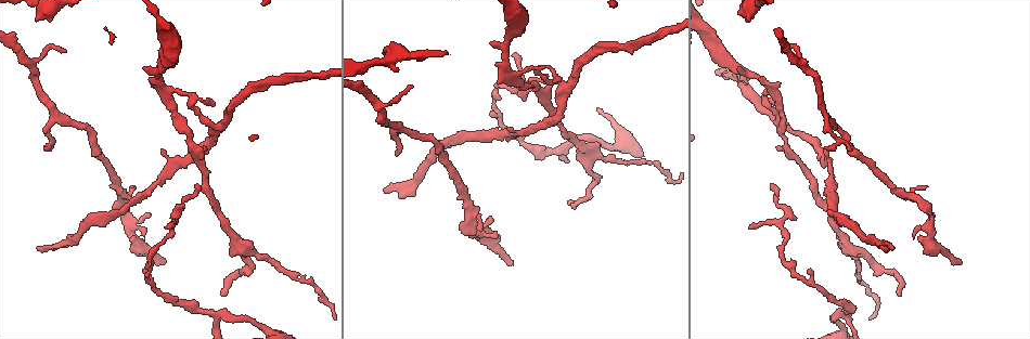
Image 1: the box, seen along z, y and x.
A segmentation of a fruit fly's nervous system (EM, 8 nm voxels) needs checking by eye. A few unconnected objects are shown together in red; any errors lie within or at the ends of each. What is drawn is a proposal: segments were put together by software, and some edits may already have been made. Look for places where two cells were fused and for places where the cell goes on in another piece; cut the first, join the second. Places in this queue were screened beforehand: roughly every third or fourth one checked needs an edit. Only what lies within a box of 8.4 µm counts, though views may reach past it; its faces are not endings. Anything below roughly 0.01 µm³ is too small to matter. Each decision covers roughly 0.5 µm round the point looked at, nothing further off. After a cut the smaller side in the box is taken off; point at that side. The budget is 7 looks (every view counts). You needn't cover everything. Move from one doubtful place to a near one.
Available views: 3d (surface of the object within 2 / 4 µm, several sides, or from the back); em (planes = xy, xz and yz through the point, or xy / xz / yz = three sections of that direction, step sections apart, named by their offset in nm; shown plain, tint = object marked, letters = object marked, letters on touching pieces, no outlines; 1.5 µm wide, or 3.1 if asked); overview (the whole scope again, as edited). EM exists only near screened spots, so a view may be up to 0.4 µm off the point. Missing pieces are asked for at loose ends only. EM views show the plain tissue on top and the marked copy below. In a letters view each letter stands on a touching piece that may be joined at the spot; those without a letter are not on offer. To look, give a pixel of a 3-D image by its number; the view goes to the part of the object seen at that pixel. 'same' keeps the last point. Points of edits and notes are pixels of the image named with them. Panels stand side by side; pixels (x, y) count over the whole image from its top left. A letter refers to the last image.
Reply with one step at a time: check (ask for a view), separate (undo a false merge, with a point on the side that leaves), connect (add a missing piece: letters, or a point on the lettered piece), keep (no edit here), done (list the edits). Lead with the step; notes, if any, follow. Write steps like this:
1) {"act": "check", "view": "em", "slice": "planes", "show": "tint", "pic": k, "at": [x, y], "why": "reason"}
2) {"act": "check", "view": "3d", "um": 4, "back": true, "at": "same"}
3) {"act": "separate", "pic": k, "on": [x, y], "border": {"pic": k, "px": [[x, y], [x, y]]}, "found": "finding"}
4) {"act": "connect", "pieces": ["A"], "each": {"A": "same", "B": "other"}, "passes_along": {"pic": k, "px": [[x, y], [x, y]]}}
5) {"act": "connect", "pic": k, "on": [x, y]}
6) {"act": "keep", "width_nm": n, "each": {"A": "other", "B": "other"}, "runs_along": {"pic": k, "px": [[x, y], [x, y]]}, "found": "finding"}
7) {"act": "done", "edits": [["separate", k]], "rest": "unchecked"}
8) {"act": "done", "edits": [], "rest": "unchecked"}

{"act": "check", "view": "em", "slice": "xy", "step": 8, "show": "tint", "pic": 1, "at": [167, 172], "why": "narrows sharply"}

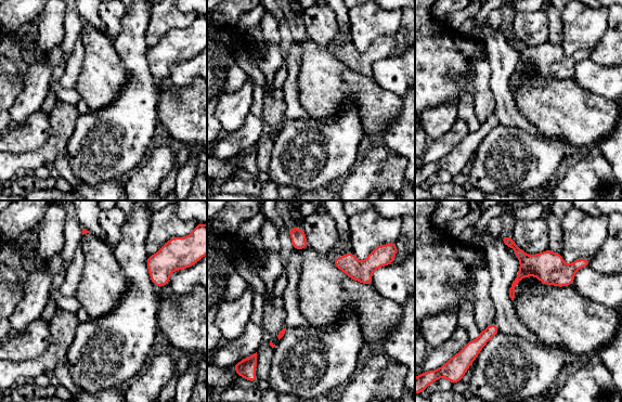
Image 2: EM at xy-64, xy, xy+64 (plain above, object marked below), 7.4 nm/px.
{"act": "check", "view": "em", "slice": "planes", "show": "letters", "at": "same", "why": "cut it another way"}

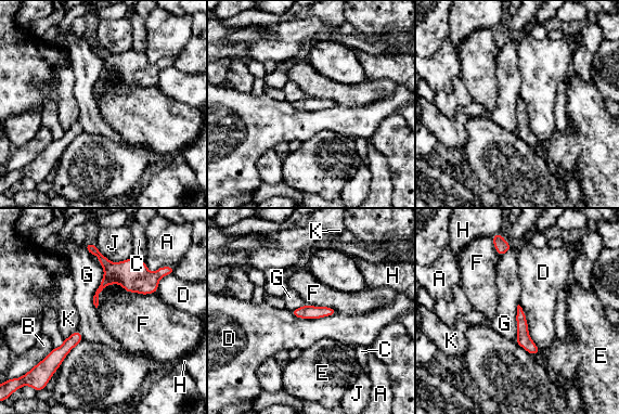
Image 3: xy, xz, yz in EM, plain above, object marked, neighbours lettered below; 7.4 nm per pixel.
{"act": "keep", "each": {"A": "other", "B": "other", "C": "other", "D": "other", "E": "other", "F": "other", "G": "other", "H": "other", "J": "other", "K": "other"}, "runs_along": {"pic": 3, "px": [[519, 310], [523, 338], [533, 351]]}, "found": "all the same cell"}

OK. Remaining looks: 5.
{"act": "check", "view": "em", "slice": "yz", "step": 4, "show": "letters", "pic": 1, "at": [958, 261], "why": "branch stops here"}

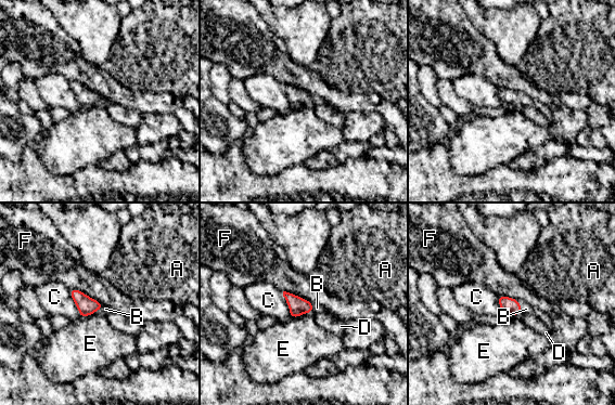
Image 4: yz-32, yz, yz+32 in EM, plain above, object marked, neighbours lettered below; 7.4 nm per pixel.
{"act": "connect", "pieces": ["B"], "each": {"A": "other", "B": "same", "C": "other", "D": "other", "E": "other", "F": "other"}, "passes_along": {"pic": 4, "px": [[509, 305], [521, 308], [526, 309]]}, "found": "the cell continues"}

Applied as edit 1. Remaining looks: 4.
{"act": "check", "view": "em", "slice": "xy", "step": 4, "show": "letters", "pic": 1, "at": [168, 226], "why": "tapers out"}

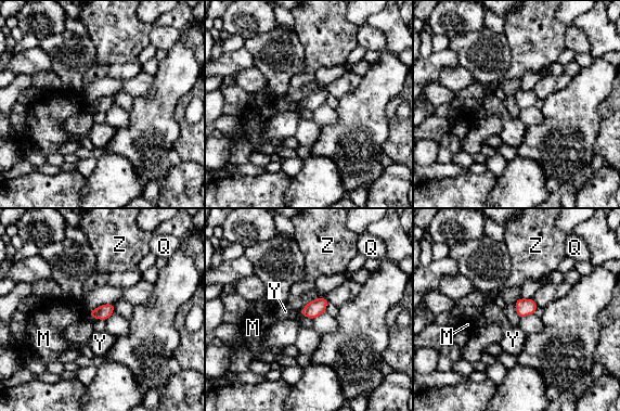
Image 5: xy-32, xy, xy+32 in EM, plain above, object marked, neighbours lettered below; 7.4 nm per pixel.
{"act": "keep", "each": {"M": "other", "Q": "other", "Y": "other", "Z": "other"}, "border": {"pic": 5, "px": [[88, 312], [90, 317]]}, "found": "no lettered piece goes on from it"}

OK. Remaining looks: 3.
{"act": "done", "edits": [["connect", 4]], "rest": "unchecked"}

